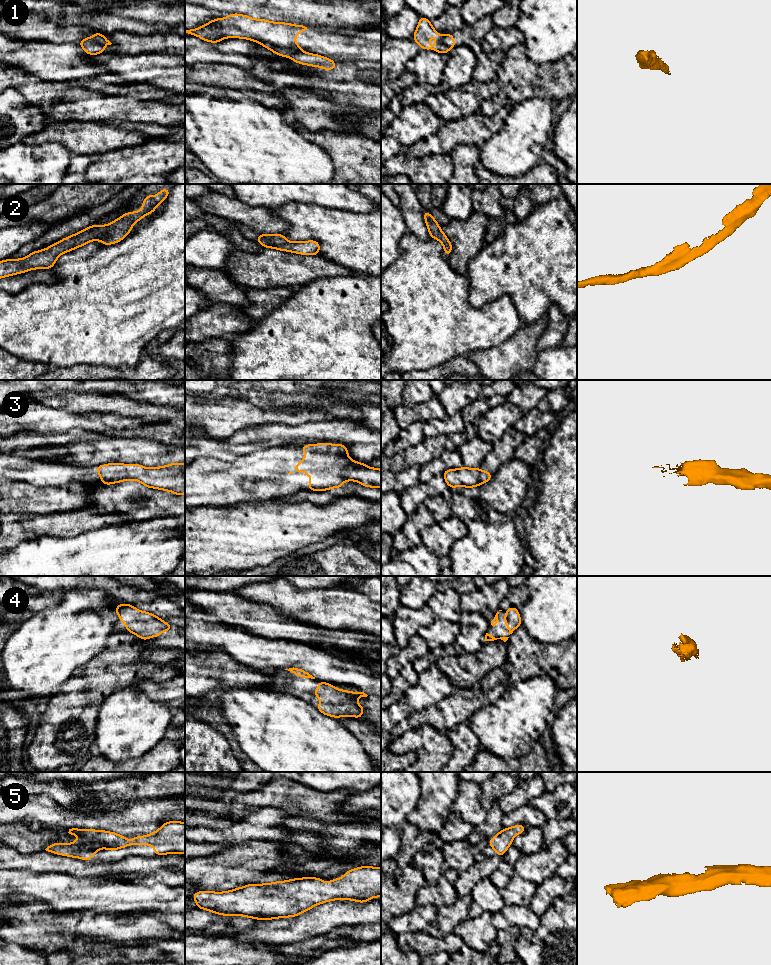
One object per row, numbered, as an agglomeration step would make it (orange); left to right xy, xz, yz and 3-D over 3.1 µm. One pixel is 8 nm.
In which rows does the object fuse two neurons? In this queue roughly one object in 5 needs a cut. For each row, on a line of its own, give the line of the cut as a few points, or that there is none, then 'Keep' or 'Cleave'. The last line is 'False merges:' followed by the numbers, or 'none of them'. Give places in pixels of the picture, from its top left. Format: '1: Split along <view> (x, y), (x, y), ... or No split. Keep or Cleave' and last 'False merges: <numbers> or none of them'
1: Split along xy (92, 37), (97, 42), (105, 45). Cleave
2: No split. Keep
3: No split. Keep
4: No split. Keep
5: No split. Keep
False merges: 1

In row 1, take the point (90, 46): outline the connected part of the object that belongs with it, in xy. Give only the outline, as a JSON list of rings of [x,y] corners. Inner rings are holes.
[[[86,37],[78,43],[86,54],[98,55],[104,53],[105,45],[97,43],[93,37]]]

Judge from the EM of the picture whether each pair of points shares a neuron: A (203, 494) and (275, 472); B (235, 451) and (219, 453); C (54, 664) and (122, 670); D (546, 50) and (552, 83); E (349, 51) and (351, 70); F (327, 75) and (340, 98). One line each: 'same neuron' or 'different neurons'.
A: same neuron
B: same neuron
C: different neurons
D: different neurons
E: different neurons
F: same neuron

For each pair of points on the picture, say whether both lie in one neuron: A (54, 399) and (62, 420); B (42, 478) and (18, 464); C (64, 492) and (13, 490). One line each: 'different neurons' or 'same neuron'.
A: different neurons
B: same neuron
C: same neuron

